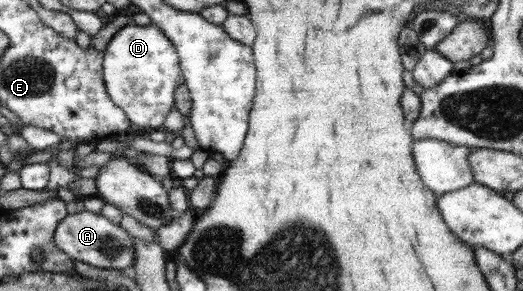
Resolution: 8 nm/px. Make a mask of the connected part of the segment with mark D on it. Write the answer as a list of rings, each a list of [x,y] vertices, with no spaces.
[[[134,22],[124,25],[108,41],[103,51],[103,78],[109,98],[124,110],[129,121],[141,128],[163,126],[167,113],[173,109],[173,95],[181,84],[179,51],[173,41],[151,23],[139,26]]]

